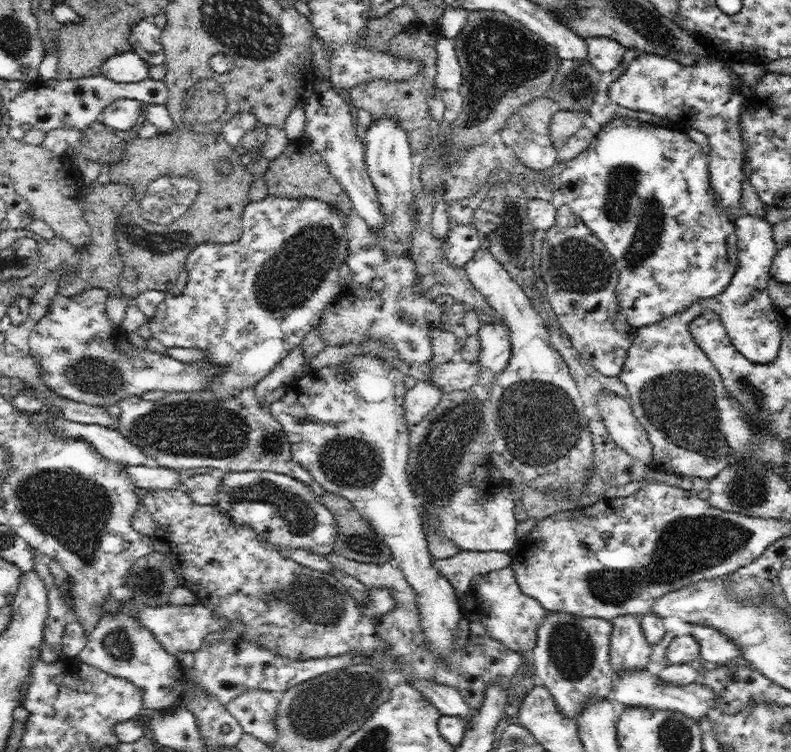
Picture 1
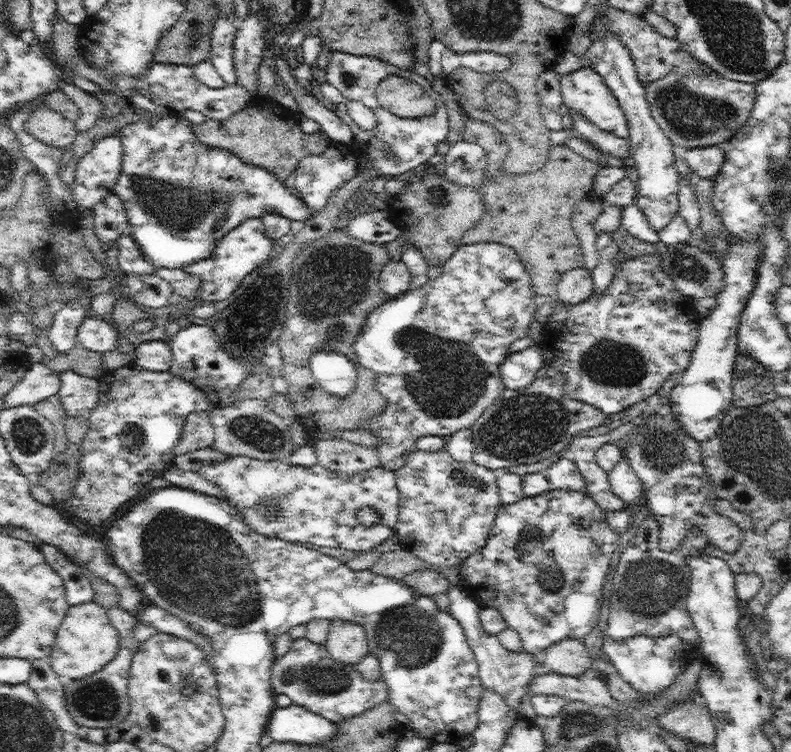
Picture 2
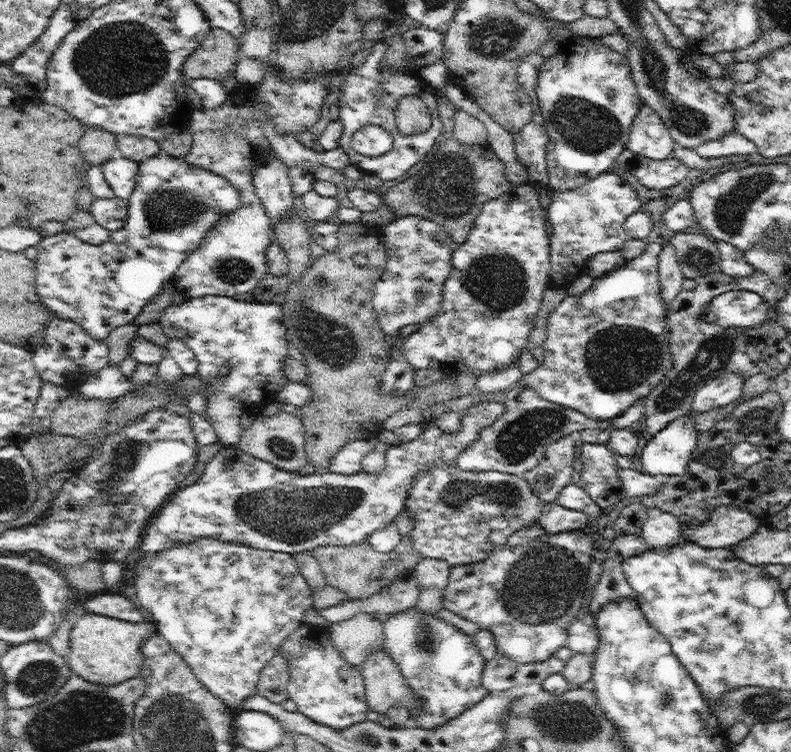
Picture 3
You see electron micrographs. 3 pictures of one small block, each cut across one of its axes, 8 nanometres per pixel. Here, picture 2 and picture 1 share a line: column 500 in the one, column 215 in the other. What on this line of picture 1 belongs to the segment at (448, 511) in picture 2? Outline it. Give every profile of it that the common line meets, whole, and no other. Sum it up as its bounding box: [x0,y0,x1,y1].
[212,470,337,556]

